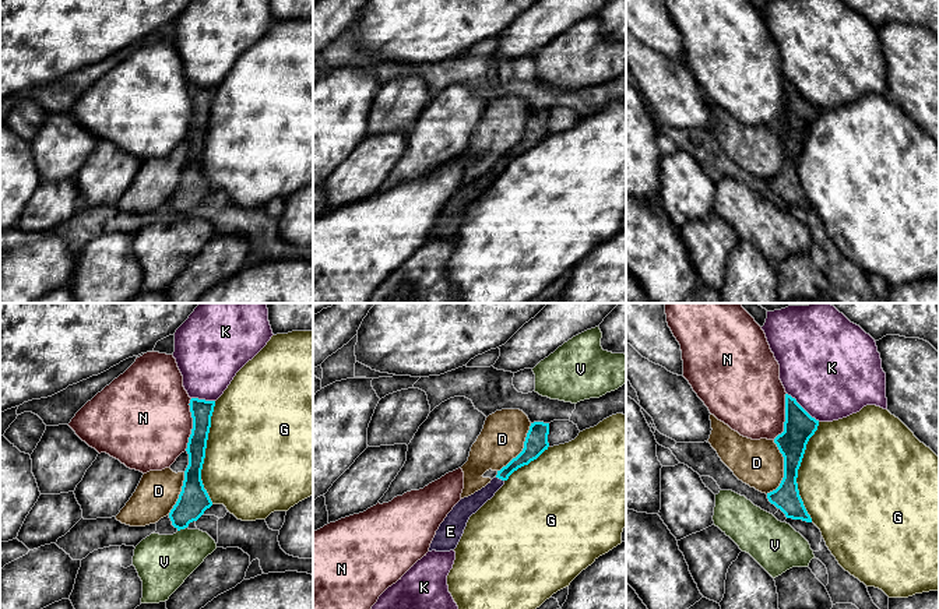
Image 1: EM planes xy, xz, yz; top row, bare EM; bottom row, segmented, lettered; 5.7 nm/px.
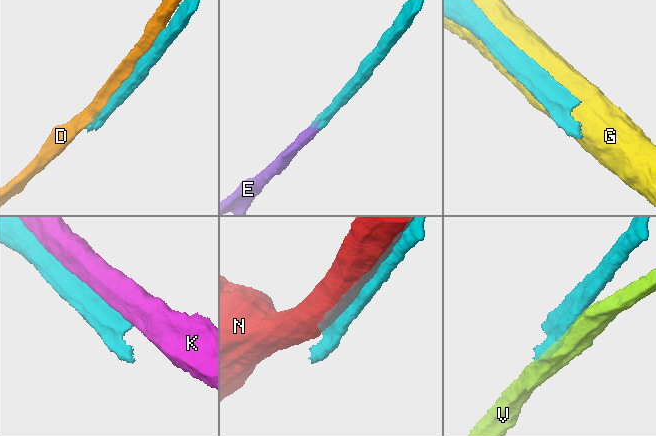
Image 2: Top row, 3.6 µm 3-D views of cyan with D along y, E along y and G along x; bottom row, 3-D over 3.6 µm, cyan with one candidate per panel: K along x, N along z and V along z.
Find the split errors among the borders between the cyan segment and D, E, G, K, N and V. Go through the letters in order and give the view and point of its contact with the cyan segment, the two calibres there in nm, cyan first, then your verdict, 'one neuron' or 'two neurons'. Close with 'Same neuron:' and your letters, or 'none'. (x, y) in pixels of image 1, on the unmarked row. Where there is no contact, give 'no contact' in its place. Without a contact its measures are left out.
D: contact yz (784, 157); calibres 170 and 280 nm; two neurons
E: contact xz (500, 165); calibres 110 and 110 nm; one neuron
G: contact xy (204, 140); calibres 150 and 500 nm; two neurons
K: contact yz (802, 95); calibres 180 and 500 nm; two neurons
N: contact xy (193, 112); calibres 130 and 480 nm; two neurons
V: contact xy (180, 215); calibres 180 and 320 nm; two neurons
Same neuron: E

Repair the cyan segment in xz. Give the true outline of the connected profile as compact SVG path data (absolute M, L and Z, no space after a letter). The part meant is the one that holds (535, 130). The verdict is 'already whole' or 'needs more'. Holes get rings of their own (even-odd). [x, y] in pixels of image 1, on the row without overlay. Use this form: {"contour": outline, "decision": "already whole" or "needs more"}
{"contour": "M534 109L527 120L523 138L481 177L461 186L440 211L430 230L429 239L454 237L464 221L467 210L495 180L504 172L509 163L518 155L528 152L548 137L549 110Z", "decision": "needs more"}

